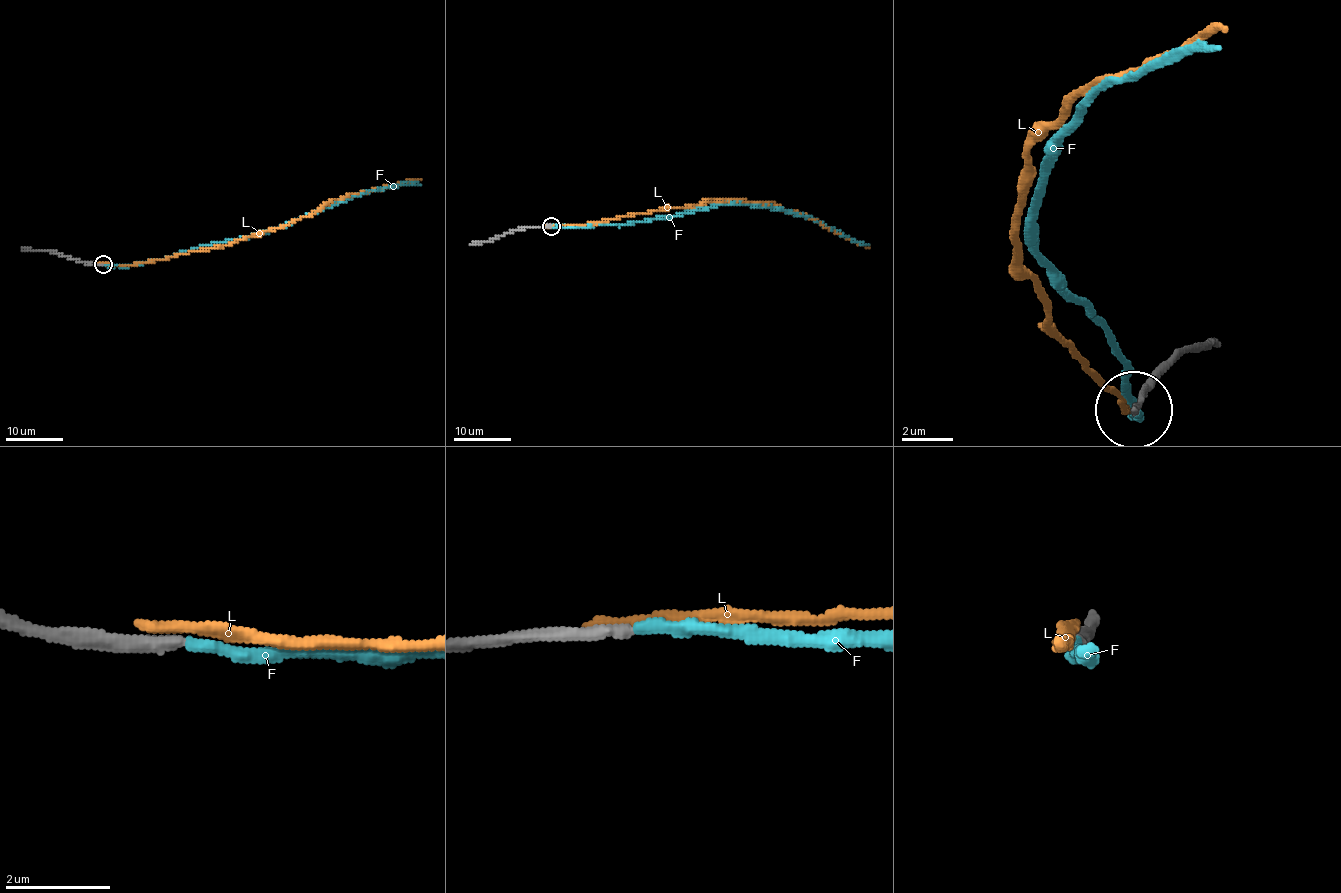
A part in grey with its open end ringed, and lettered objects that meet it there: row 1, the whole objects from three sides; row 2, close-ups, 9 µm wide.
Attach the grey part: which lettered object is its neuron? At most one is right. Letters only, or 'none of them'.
F

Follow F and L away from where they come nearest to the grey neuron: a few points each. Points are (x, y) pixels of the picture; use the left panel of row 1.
F: (103, 264), (134, 266), (208, 244), (256, 237), (371, 191), (397, 184), (420, 184)
L: (100, 263), (146, 263), (175, 254), (223, 247), (288, 225), (332, 201), (380, 190), (400, 181), (421, 178)

